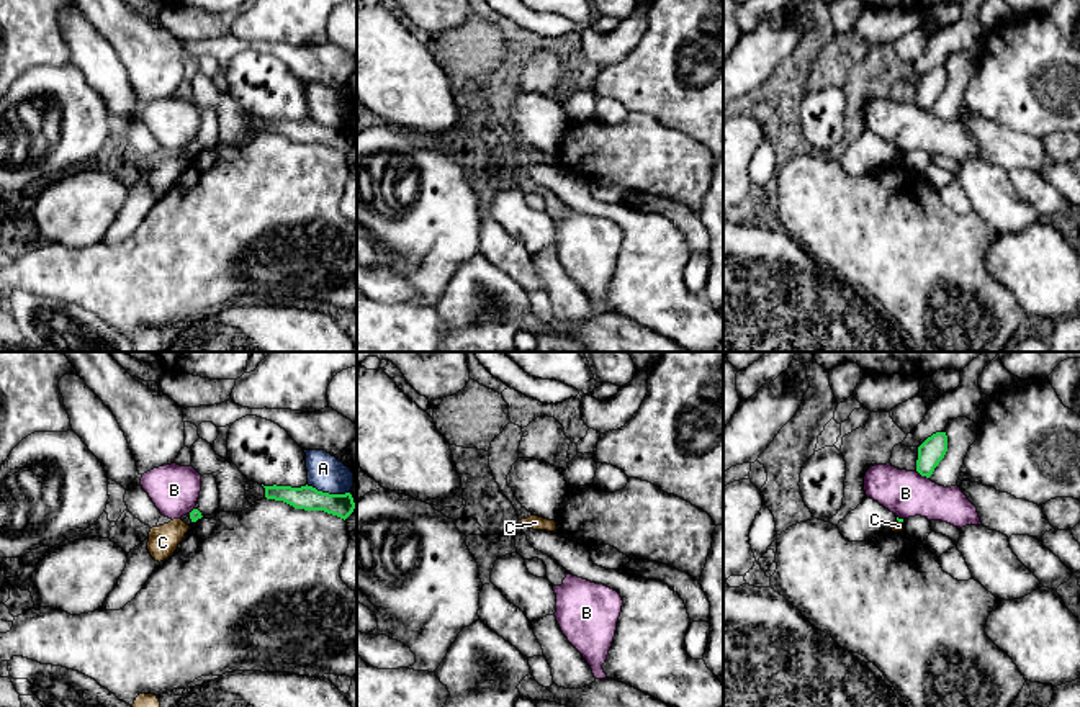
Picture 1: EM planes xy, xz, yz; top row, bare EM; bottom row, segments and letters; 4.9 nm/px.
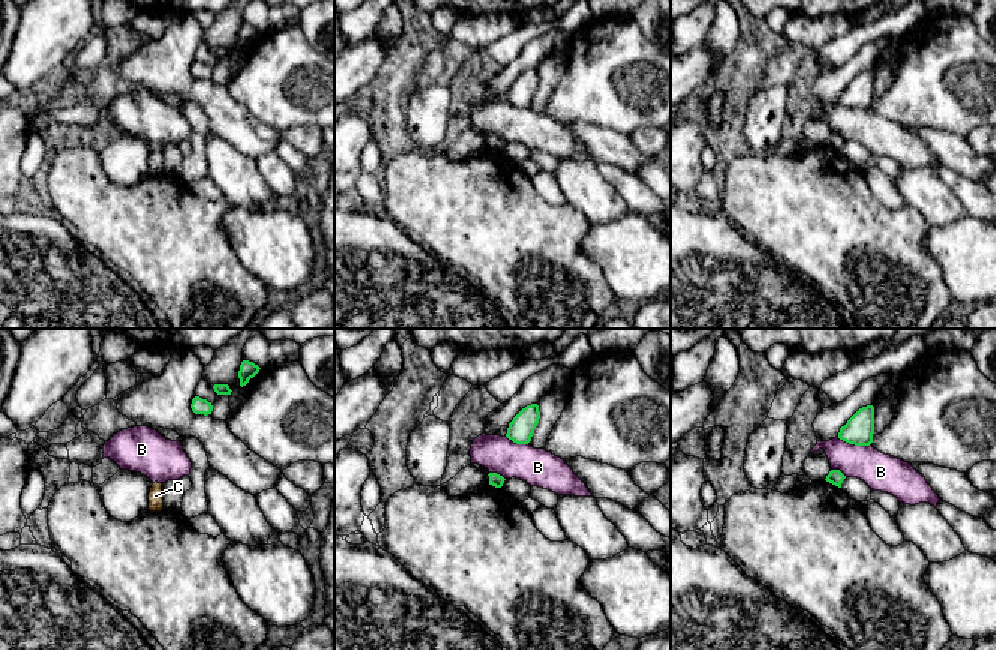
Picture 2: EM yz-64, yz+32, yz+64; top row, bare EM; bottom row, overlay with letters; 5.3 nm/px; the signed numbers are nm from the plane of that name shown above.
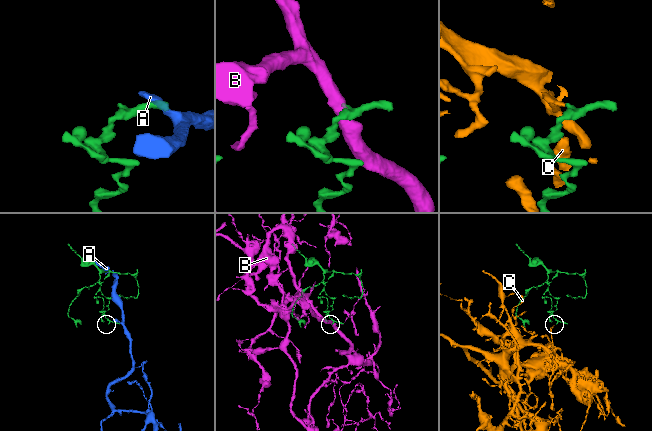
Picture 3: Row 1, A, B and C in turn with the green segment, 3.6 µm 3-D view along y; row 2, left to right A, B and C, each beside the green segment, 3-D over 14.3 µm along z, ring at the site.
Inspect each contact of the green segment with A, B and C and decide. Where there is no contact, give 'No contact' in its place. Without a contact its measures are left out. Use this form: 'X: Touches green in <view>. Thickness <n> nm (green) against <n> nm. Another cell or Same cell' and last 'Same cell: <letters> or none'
A: Touches green in xy. Thickness 120 nm (green) against 180 nm. Another cell
B: Touches green in yz. Thickness 120 nm (green) against 220 nm. Another cell
C: Touches green in yz. Thickness 20 nm (green) against 50 nm. Another cell
Same cell: none

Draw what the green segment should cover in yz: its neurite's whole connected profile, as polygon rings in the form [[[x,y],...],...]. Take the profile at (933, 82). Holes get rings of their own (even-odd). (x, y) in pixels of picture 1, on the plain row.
[[[936,65],[918,80],[916,105],[929,111],[947,85],[946,65]]]

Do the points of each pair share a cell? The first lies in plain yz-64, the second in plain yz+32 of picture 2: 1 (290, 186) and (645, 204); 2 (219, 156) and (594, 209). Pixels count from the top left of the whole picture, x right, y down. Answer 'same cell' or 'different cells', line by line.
1: same cell
2: same cell

